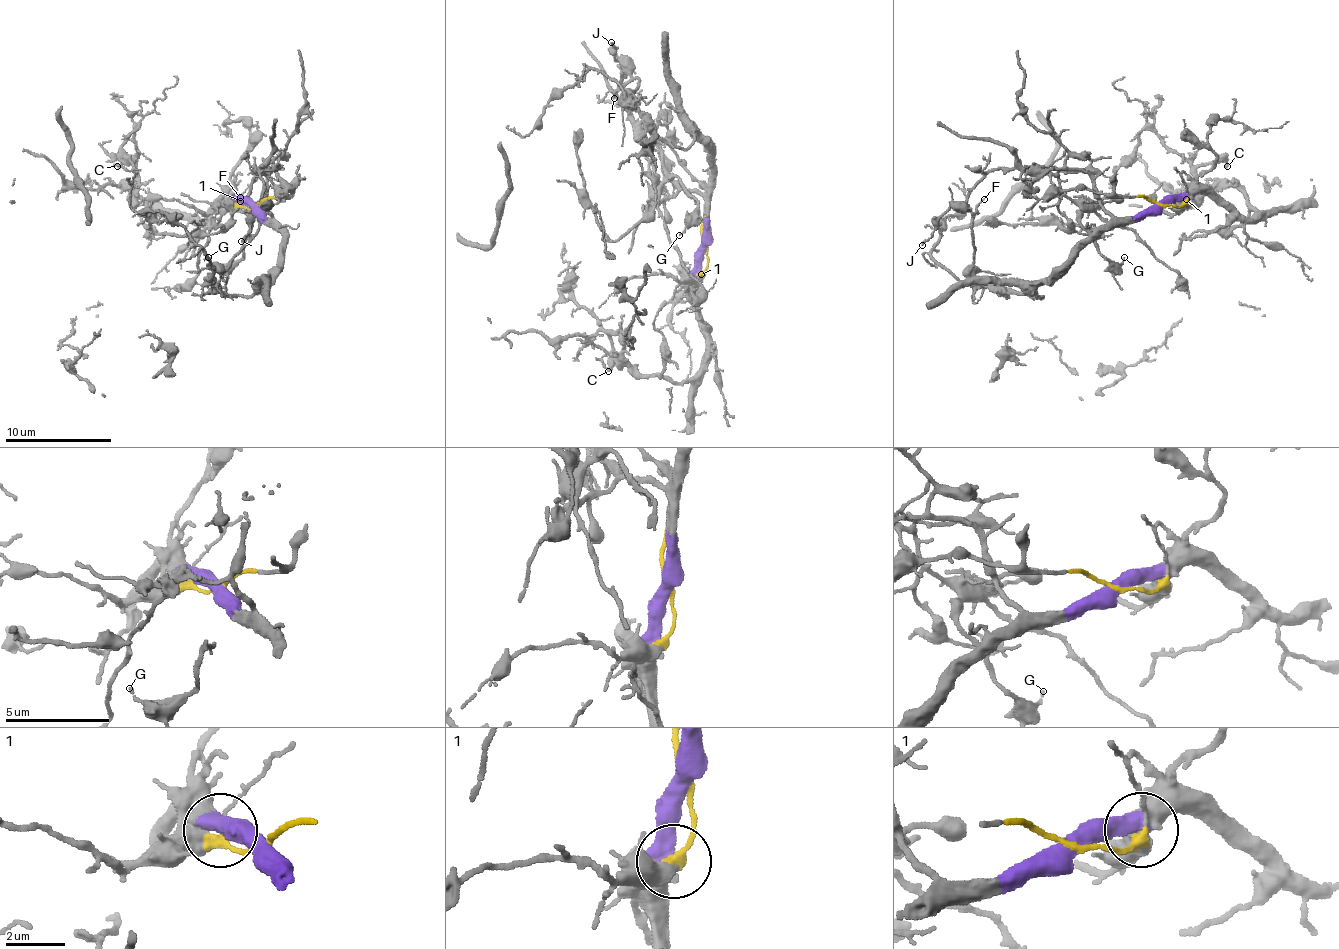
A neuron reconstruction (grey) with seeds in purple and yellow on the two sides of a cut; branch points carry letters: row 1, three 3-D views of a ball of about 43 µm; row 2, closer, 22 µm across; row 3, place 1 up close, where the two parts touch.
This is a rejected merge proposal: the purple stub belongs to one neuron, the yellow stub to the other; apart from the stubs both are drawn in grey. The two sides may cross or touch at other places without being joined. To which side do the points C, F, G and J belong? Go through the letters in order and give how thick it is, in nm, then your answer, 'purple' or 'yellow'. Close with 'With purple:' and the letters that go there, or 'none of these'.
C: 130 nm thick; purple
F: 110 nm thick; yellow
G: 140 nm thick; yellow
J: 140 nm thick; yellow
With purple: C

